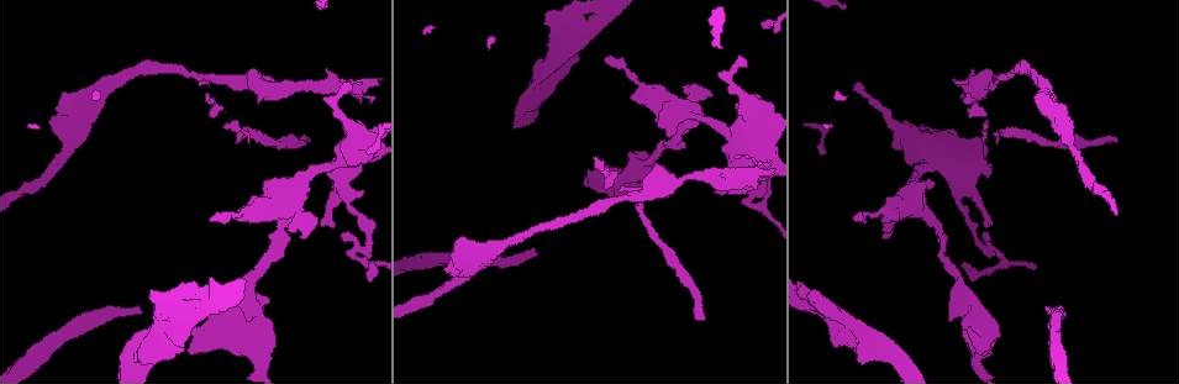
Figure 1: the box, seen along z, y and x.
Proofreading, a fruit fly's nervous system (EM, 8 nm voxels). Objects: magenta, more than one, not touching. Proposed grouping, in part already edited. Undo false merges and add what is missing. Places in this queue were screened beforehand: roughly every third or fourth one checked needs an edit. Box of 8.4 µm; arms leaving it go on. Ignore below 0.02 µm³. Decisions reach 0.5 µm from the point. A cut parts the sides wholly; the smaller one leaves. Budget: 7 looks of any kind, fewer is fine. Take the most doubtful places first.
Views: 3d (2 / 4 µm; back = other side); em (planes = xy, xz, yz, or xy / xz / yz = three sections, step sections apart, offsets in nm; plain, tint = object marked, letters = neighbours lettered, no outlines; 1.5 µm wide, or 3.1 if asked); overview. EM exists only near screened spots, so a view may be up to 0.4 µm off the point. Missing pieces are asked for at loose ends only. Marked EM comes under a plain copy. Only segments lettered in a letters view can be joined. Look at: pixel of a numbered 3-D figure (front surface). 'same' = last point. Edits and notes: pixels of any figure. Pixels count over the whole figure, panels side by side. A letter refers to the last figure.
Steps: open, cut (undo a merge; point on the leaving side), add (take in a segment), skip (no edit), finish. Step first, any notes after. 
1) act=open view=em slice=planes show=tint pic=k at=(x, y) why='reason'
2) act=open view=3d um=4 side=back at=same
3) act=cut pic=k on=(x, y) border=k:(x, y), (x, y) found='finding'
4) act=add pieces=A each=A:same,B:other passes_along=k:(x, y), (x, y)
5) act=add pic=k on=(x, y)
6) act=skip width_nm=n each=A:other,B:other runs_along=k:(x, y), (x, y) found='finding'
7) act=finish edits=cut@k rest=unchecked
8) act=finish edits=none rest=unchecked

act=open view=em slice=yz step=8 show=letters pic=1 at=(1002, 258)

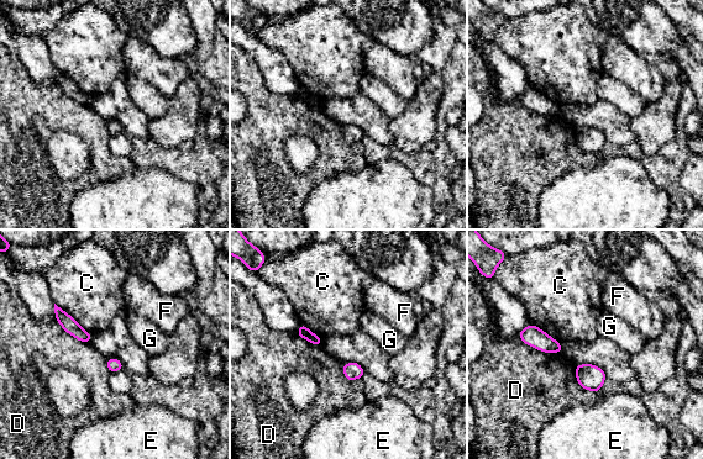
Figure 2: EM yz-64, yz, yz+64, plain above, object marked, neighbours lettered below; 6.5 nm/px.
act=cut pic=2 on=(302, 328) each=C:other,D:other,E:other,F:other,G:other border=2:(298, 330), (313, 334), (321, 342) found='a second neuron is stuck on'

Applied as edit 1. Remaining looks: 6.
act=open view=3d um=2 pic=1 at=(861, 85) why='thin end'

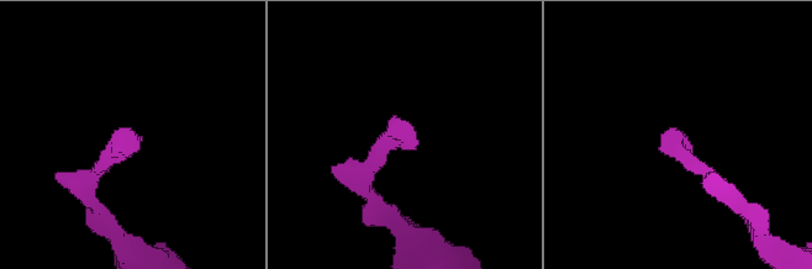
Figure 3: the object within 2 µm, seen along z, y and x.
act=open view=em slice=yz step=4 show=letters pic=3 at=(413, 145)

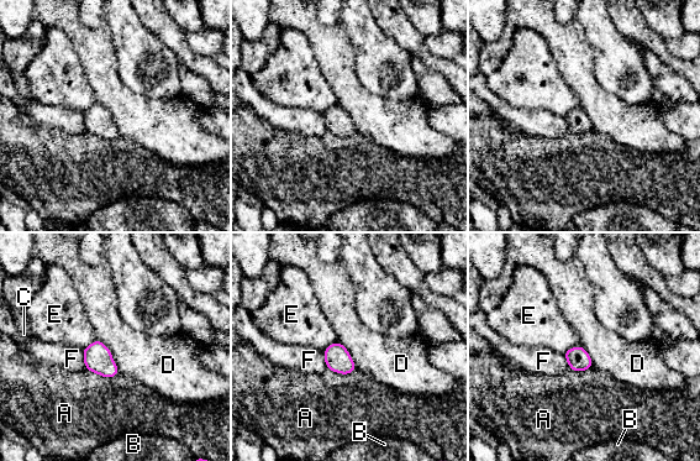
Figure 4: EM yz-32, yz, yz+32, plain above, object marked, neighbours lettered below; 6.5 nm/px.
act=open view=em slice=planes show=letters at=same

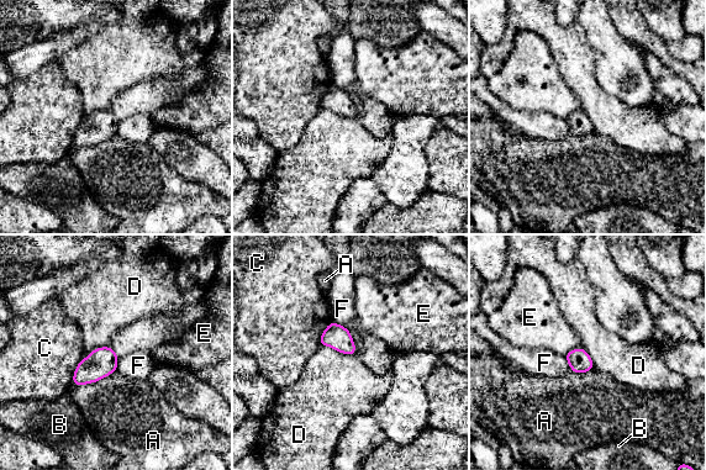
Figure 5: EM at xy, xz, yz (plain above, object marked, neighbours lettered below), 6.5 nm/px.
act=skip each=A:other,B:other,C:other,D:other,E:other,F:other border=5:(332, 321), (346, 328) found='no lettered segment goes on from it'

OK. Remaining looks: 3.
act=open view=em slice=xy step=8 show=letters pic=1 at=(737, 191) why='branch stops here'

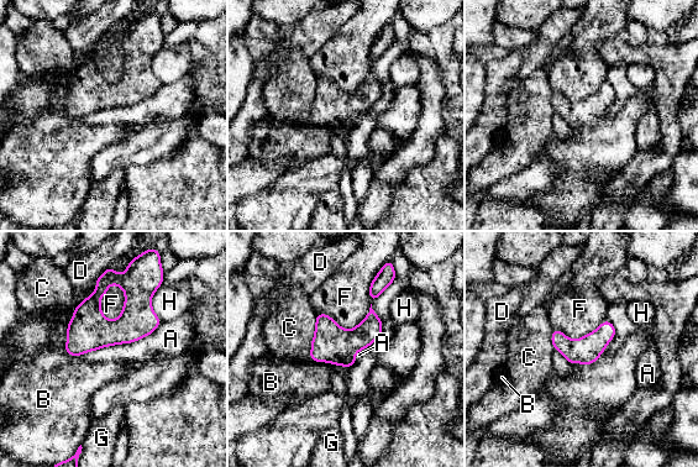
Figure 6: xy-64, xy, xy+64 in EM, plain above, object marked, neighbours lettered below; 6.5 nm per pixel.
act=open view=em slice=planes show=letters at=same

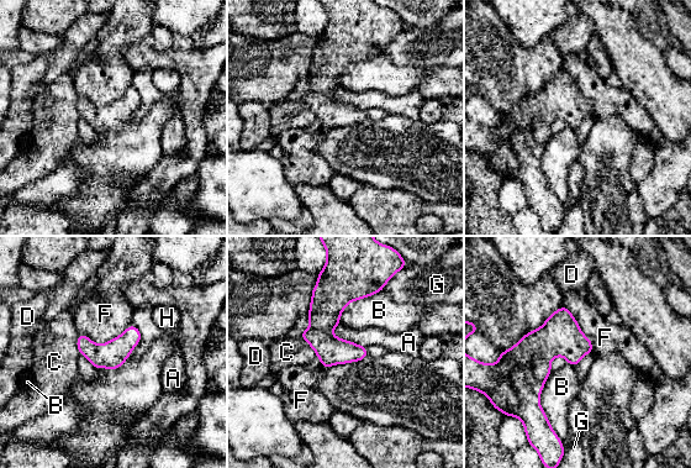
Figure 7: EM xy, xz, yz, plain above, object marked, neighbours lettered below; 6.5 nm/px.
act=skip each=A:other,B:other,C:other,D:other,F:other,G:other,H:other border=7:(131, 324), (101, 343), (79, 335) found='none of them fits'

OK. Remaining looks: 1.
act=finish edits=cut@2 rest=unchecked

